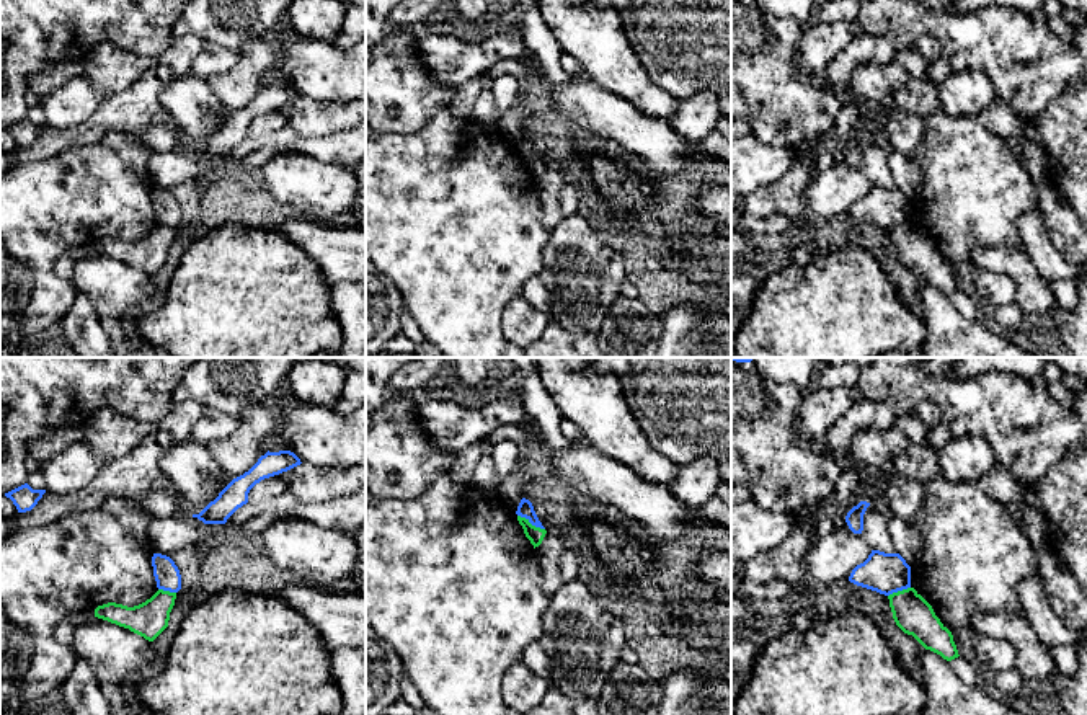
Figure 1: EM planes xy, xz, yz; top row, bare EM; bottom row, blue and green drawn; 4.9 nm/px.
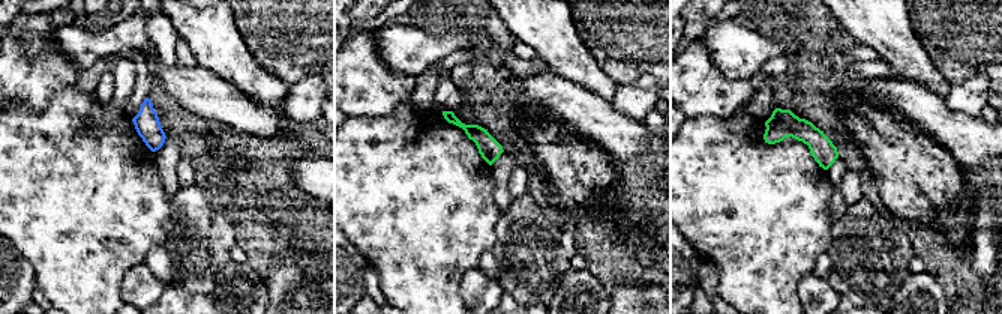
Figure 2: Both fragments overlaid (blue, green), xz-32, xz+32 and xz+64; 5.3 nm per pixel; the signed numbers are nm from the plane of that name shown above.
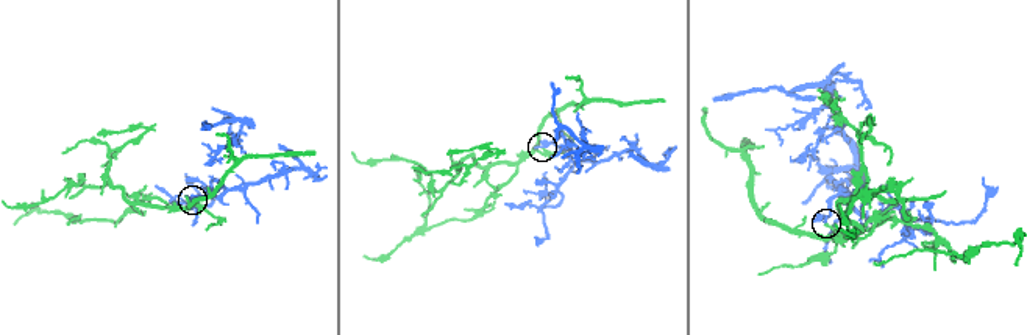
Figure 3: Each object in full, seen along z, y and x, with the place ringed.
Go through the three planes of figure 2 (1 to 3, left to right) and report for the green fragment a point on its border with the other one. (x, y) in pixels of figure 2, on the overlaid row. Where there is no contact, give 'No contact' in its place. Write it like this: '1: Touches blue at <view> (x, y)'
1: No contact
2: No contact
3: No contact

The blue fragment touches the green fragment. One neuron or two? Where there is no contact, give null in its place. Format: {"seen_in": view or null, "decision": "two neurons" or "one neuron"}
{"seen_in": "xz", "decision": "two neurons"}

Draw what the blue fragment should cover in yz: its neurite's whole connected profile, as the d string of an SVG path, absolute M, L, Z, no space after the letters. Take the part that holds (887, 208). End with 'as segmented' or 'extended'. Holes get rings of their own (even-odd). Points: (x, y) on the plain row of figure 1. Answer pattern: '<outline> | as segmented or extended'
M872 184L868 193L852 204L849 215L890 230L911 222L911 201L899 188Z | as segmented

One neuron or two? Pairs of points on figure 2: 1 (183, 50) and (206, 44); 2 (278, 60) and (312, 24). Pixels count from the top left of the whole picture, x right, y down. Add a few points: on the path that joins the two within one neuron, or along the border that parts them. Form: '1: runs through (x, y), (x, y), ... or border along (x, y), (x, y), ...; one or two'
1: border along (180, 39), (189, 48), (197, 63); two
2: runs through (287, 51), (303, 33); one

